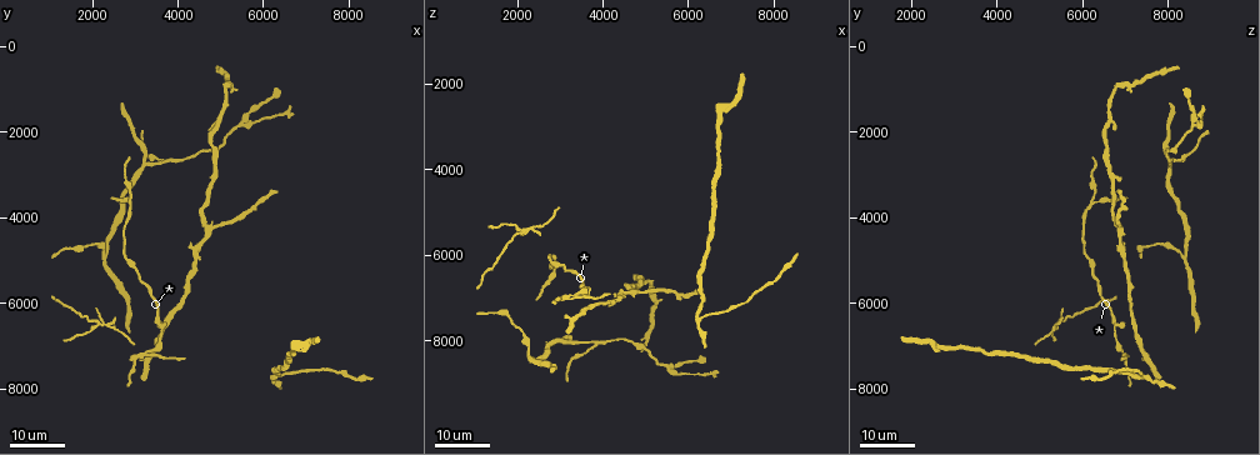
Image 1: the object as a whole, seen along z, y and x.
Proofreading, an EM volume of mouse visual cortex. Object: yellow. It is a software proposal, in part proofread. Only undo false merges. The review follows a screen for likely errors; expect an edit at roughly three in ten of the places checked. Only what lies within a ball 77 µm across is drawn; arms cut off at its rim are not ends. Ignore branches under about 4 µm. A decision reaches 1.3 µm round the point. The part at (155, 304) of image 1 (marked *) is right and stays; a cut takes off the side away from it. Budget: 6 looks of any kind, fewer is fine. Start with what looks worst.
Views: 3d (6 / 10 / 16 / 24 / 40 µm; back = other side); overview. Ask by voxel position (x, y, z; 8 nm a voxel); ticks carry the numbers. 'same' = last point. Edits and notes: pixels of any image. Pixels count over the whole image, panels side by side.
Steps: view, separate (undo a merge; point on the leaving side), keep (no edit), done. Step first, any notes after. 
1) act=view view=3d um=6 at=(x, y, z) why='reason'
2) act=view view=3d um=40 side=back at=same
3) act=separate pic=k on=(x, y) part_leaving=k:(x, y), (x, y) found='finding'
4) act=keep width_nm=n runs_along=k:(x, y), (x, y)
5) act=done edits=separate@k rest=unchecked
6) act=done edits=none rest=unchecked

act=view view=3d um=16 at=(2150, 6450, 5450) why='four-way junction'

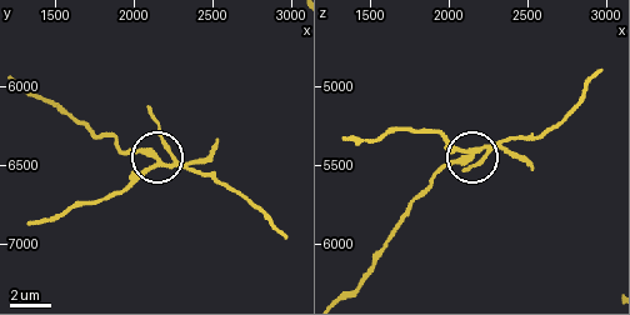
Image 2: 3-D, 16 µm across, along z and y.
act=view view=3d um=6 at=(2140, 6480, 5440)

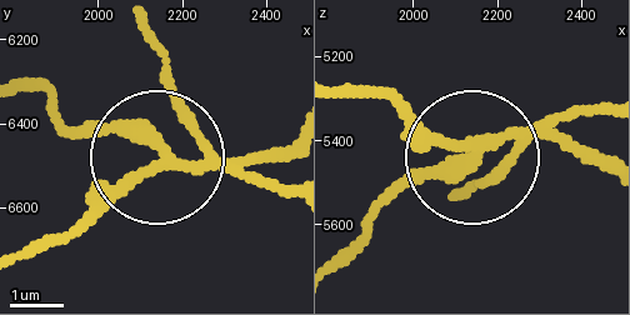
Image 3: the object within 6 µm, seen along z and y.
act=separate pic=3 on=(99, 134) arms=4 part_leaving=3:(165, 158), (21, 90) found='a second cell is stuck on'

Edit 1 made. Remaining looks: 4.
act=view view=3d um=16 at=(3350, 7250, 7000) why='three-way junction'

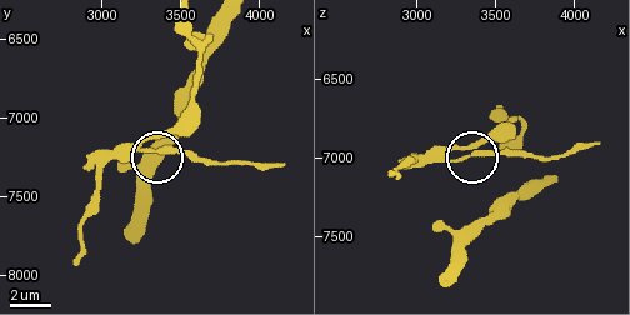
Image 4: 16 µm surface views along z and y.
act=view view=3d um=10 at=(3320, 7200, 7000)

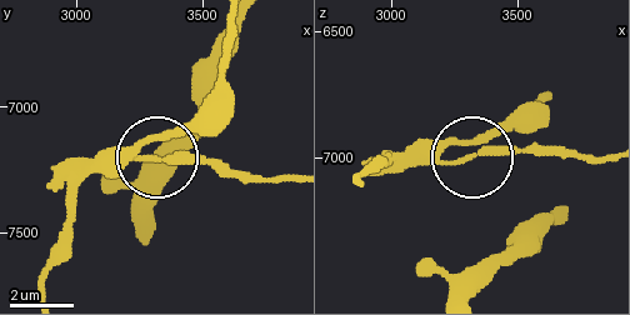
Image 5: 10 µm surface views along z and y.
act=keep width_nm=140 runs_along=5:(230, 24), (219, 89), (158, 138), (149, 159), (64, 161) found='all the same cell'

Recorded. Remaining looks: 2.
act=view view=3d um=24 at=(6250, 7750, 7450) why='a fork'

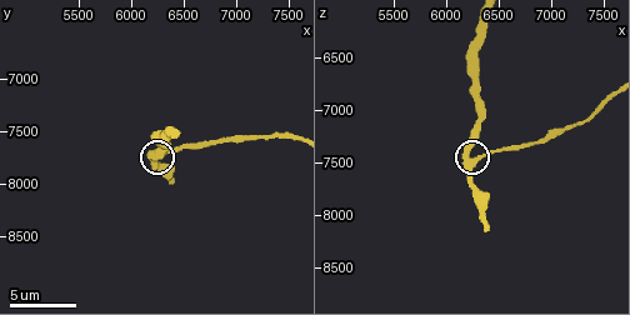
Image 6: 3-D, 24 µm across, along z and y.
act=view view=3d um=6 at=same

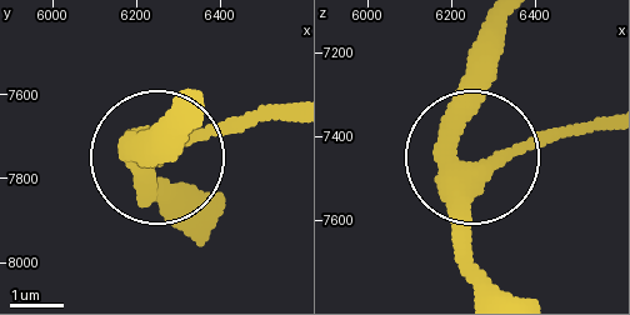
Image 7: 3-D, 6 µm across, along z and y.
act=keep arms=3 found='all the same cell'

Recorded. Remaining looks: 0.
act=done edits=separate@3 rest=unchecked

